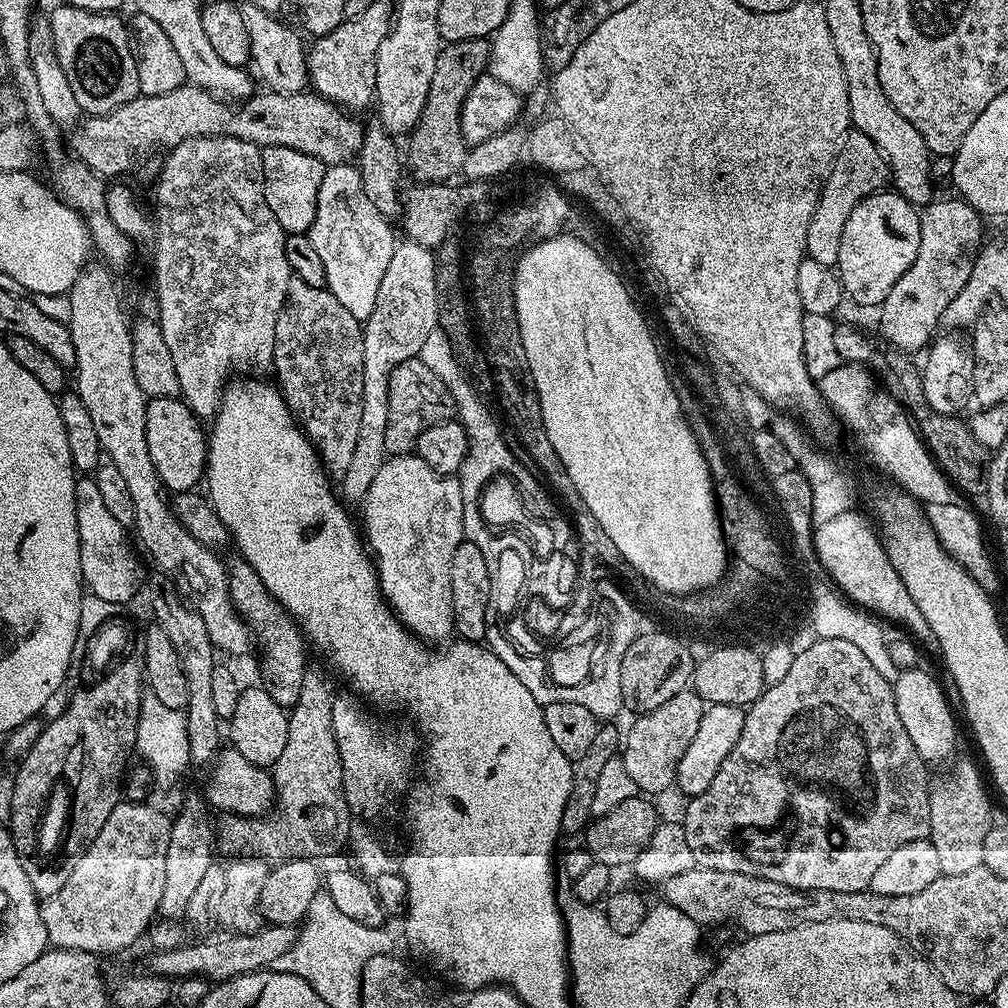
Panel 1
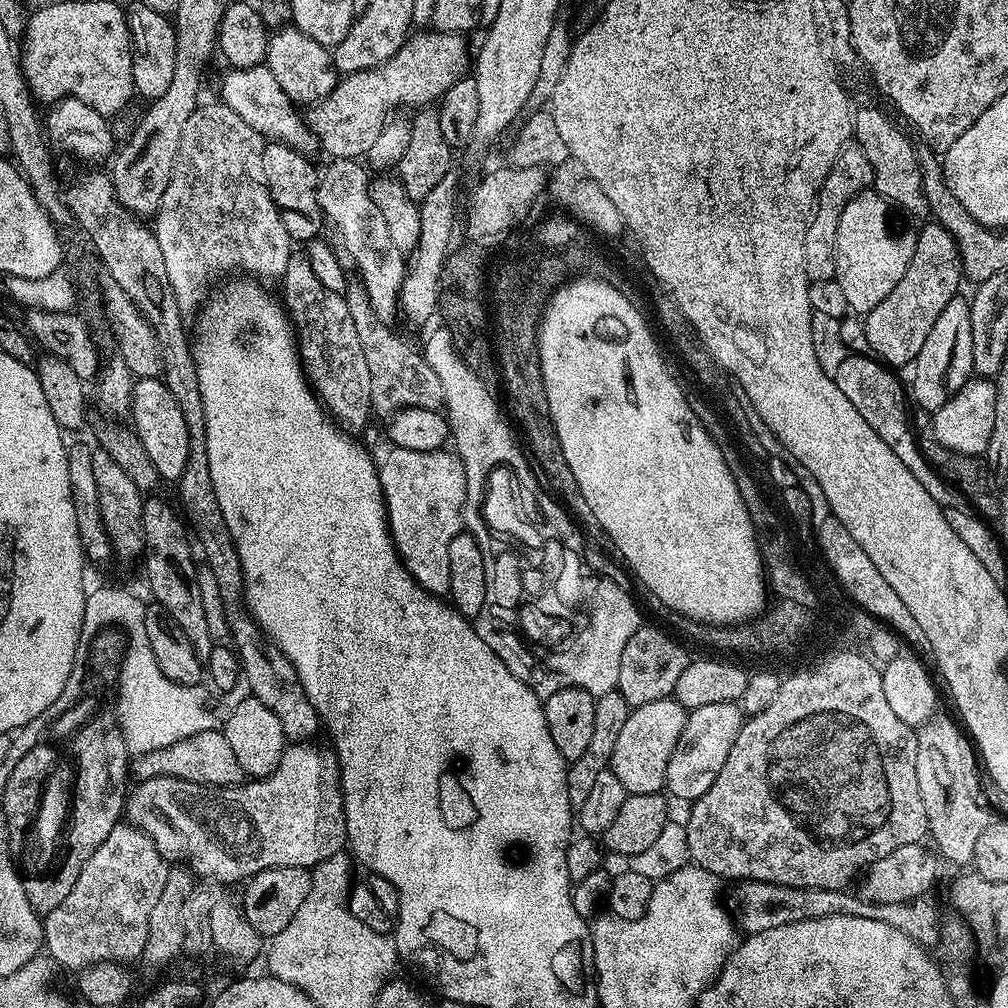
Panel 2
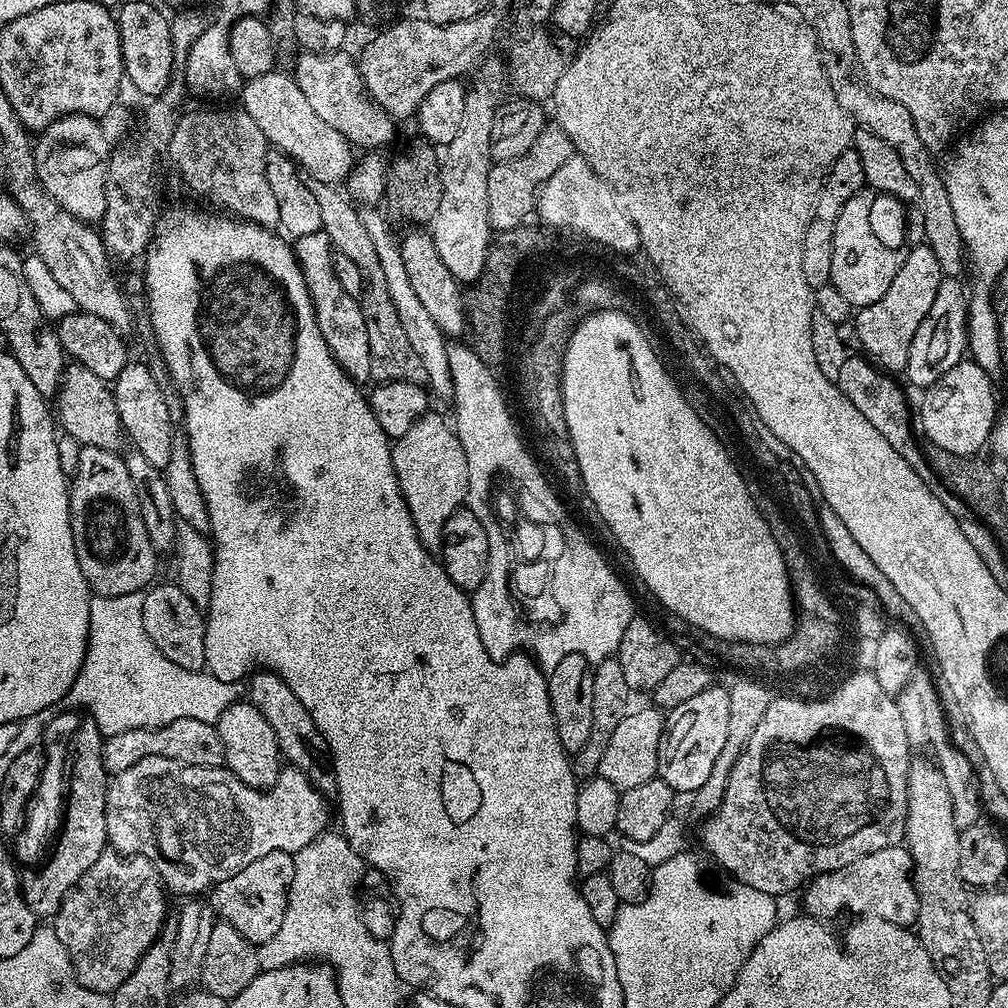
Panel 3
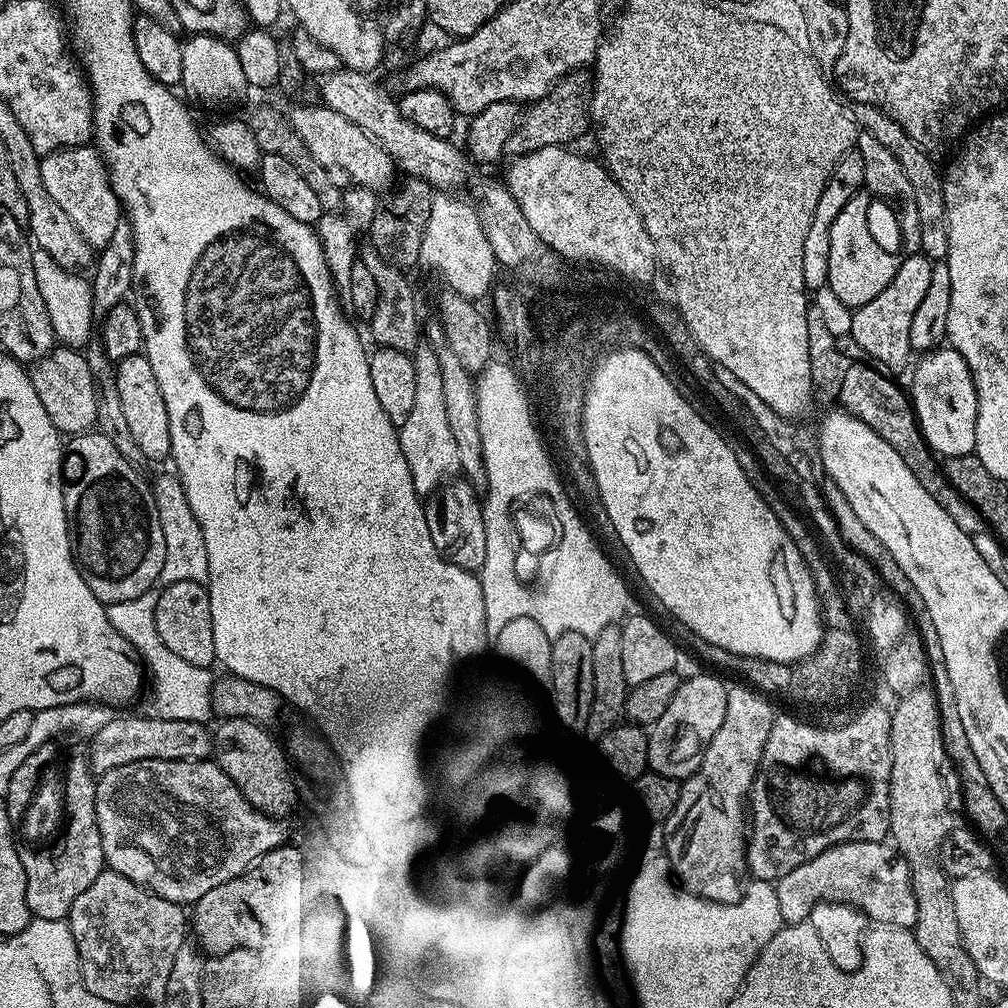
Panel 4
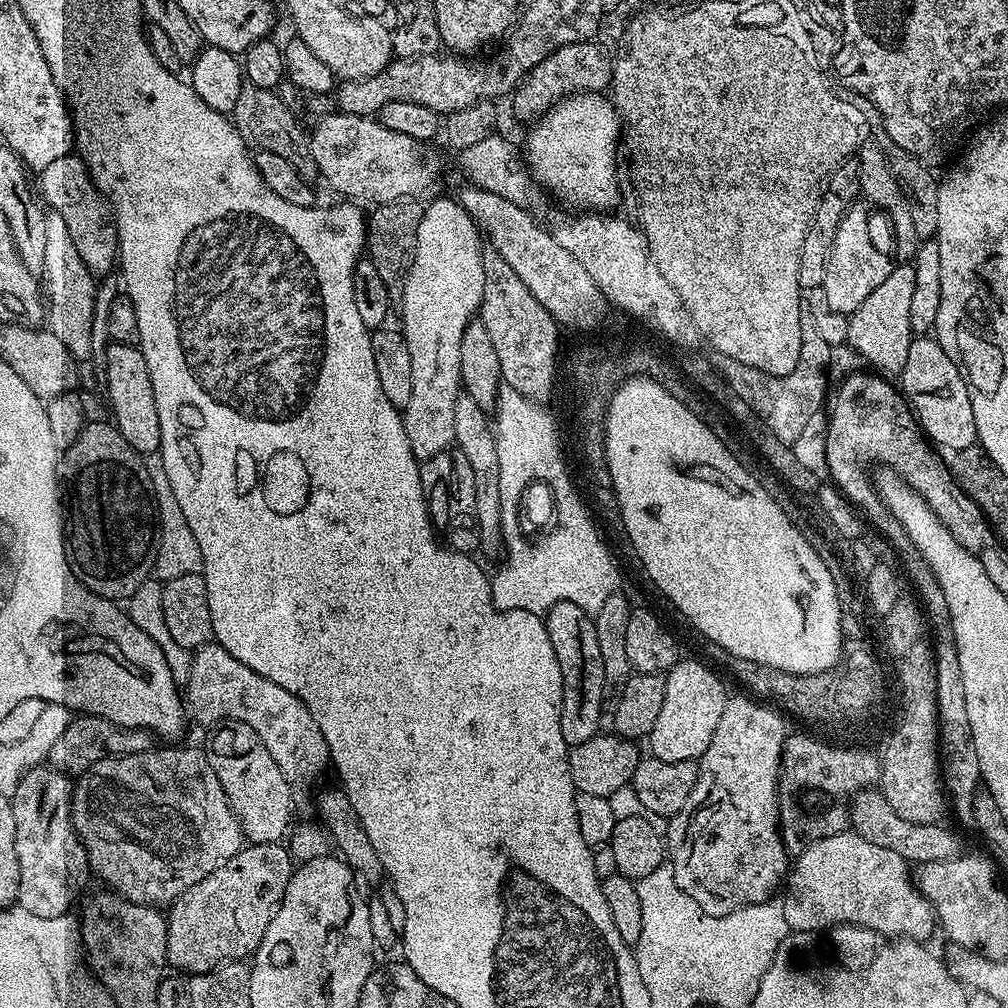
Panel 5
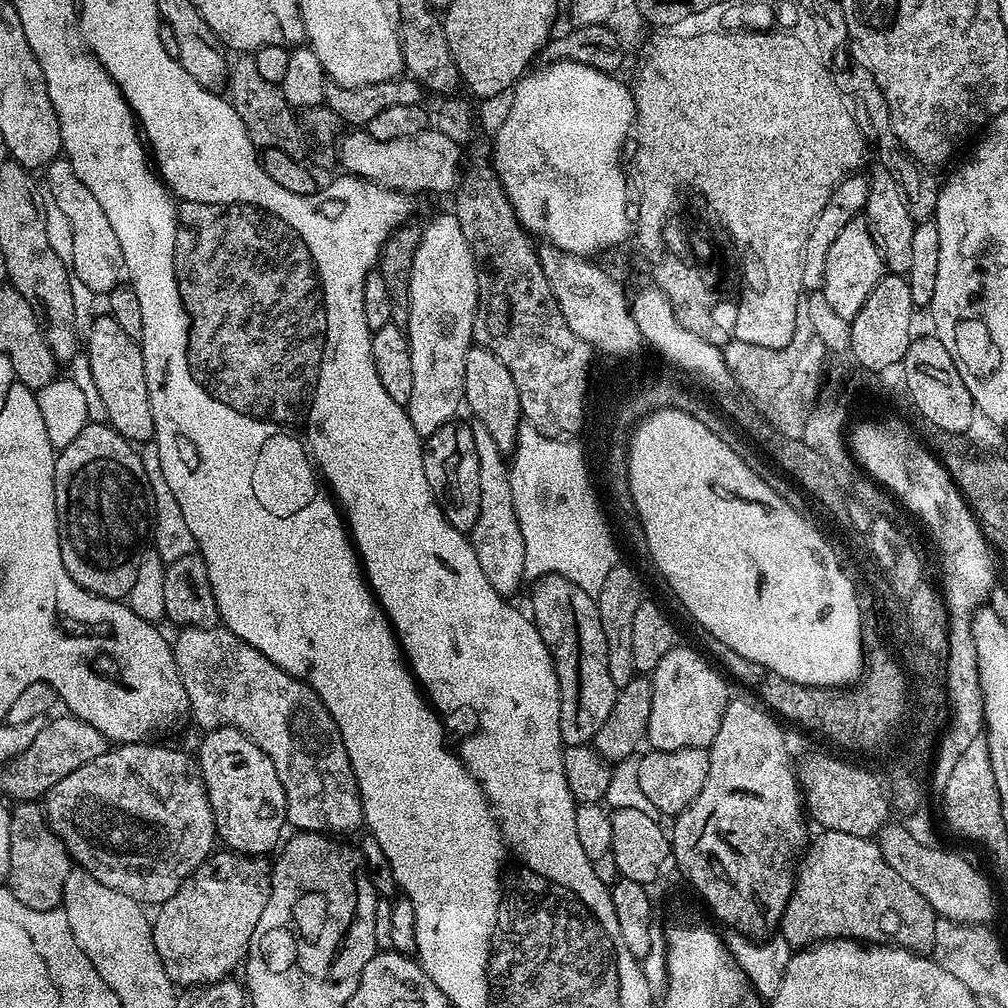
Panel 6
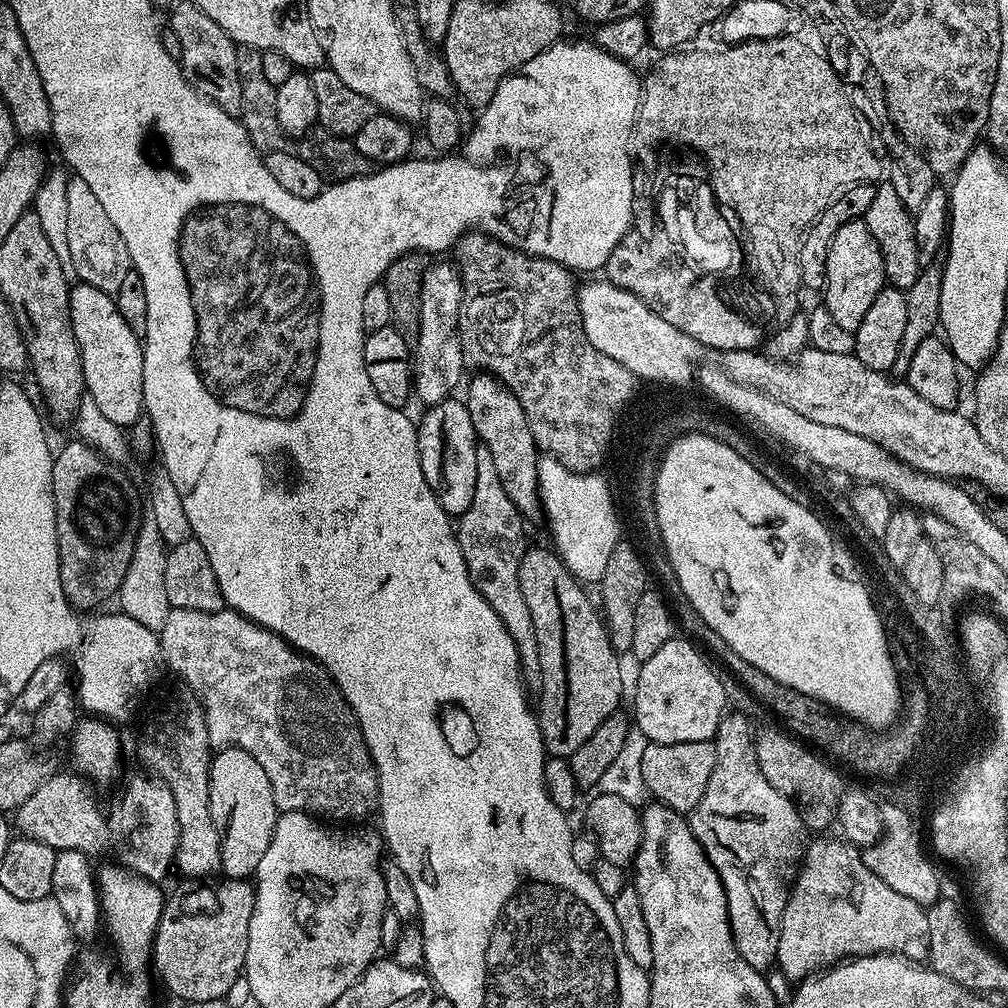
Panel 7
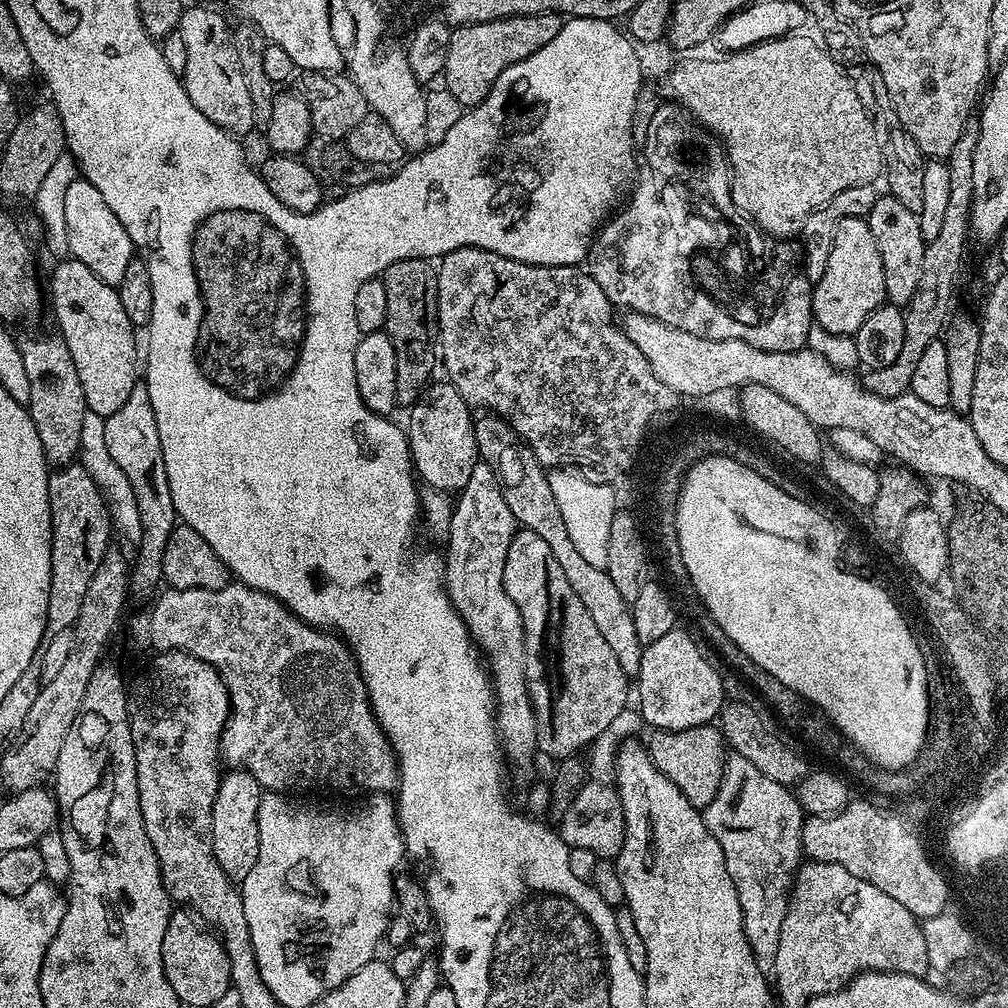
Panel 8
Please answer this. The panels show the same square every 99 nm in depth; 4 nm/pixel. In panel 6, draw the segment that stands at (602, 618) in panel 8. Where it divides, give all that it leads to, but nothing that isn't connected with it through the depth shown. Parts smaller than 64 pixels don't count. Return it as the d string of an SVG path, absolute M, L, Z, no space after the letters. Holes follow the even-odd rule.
M473 346L466 354L464 404L476 415L475 423L486 426L486 431L494 437L494 443L498 445L500 452L510 454L515 450L522 423L518 386L514 386L510 370L502 366L502 358L498 358L490 350Z

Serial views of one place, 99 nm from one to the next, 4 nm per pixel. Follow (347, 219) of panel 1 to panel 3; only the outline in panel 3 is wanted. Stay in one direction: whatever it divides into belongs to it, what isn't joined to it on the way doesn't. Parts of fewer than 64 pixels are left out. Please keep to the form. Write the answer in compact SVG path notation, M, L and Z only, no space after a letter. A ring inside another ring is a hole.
M368 210L363 213L362 219L366 226L366 234L370 234L370 242L374 242L374 250L378 250L378 262L382 266L382 278L386 278L386 290L390 294L390 302L394 310L398 310L398 322L402 322L402 330L410 341L410 347L414 354L422 358L422 366L426 366L427 387L431 395L451 397L452 375L450 374L450 358L448 357L448 345L442 330L438 330L438 322L430 318L430 313L422 307L422 301L414 289L410 287L410 278L406 274L406 265L402 263L402 254L397 237L392 237L388 224L376 213L376 210Z

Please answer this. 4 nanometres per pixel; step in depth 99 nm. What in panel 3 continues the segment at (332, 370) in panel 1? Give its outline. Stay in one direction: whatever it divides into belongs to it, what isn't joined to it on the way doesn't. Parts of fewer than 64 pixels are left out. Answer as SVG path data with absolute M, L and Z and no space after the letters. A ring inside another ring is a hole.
M323 230L306 234L295 241L294 251L300 261L300 269L312 299L318 330L322 330L322 338L326 338L326 346L351 380L367 381L372 371L370 370L370 338L366 338L366 322L362 318L359 299L346 294L346 290L342 290L334 274L334 249L330 238Z

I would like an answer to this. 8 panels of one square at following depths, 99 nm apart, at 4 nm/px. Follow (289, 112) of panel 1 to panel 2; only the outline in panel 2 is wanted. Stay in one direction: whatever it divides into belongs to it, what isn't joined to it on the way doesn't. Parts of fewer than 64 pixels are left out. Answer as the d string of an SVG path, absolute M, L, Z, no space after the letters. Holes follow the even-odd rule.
M435 30L420 32L411 35L387 62L370 71L347 73L337 81L330 94L307 107L304 114L306 125L316 137L321 151L324 150L328 157L365 157L388 122L386 112L400 106L427 107L467 73L470 52L468 56L467 39L461 33Z

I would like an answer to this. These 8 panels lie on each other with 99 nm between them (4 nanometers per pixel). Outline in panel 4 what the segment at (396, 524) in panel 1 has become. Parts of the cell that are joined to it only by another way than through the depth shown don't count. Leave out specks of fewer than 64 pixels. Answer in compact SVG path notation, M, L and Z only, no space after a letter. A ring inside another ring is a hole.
M417 347L414 353L414 406L410 414L406 414L406 422L399 425L400 445L402 454L406 456L406 466L410 468L410 478L414 482L414 490L422 498L427 498L440 487L441 484L453 479L460 472L458 462L458 446L454 443L454 434L450 430L450 422L446 419L446 404L442 394L442 370L440 358L435 351Z

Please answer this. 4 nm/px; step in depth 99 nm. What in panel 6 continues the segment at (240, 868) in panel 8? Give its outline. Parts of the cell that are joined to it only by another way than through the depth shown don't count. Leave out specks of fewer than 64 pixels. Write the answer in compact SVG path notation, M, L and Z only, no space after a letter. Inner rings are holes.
M213 728L203 735L198 755L200 776L208 791L208 801L223 847L239 852L241 856L268 854L272 847L275 849L281 843L288 824L286 794L282 782L278 782L274 762L270 762L264 751L237 728Z

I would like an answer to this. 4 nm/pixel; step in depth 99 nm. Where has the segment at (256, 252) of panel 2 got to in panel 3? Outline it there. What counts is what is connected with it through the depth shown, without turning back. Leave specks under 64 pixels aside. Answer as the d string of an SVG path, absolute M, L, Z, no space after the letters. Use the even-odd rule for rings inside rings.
M216 108L213 112L185 111L170 138L166 156L172 159L177 174L194 195L205 196L210 203L220 207L217 209L233 217L247 220L250 224L261 224L263 228L275 229L280 222L280 203L278 198L274 198L274 190L270 190L270 182L266 182L266 158L269 151L269 140L247 112L223 112Z

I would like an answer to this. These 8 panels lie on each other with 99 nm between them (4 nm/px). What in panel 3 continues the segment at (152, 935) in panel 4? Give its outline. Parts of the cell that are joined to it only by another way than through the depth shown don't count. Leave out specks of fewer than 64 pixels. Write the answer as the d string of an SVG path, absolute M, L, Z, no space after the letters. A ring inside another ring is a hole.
M105 850L98 858L98 862L94 862L94 866L90 866L90 870L86 870L86 874L82 874L82 878L78 878L78 882L70 890L70 894L66 894L62 906L57 910L54 917L54 927L58 934L58 942L62 942L62 946L66 946L66 954L70 954L70 962L76 972L76 981L90 990L105 994L111 994L116 991L118 986L122 986L122 982L126 982L126 978L130 978L134 966L138 966L138 962L146 954L148 947L156 940L159 940L161 932L164 931L164 922L169 915L168 908L164 905L164 896L166 897L166 892L162 887L158 870L145 856L122 856L115 850Z

